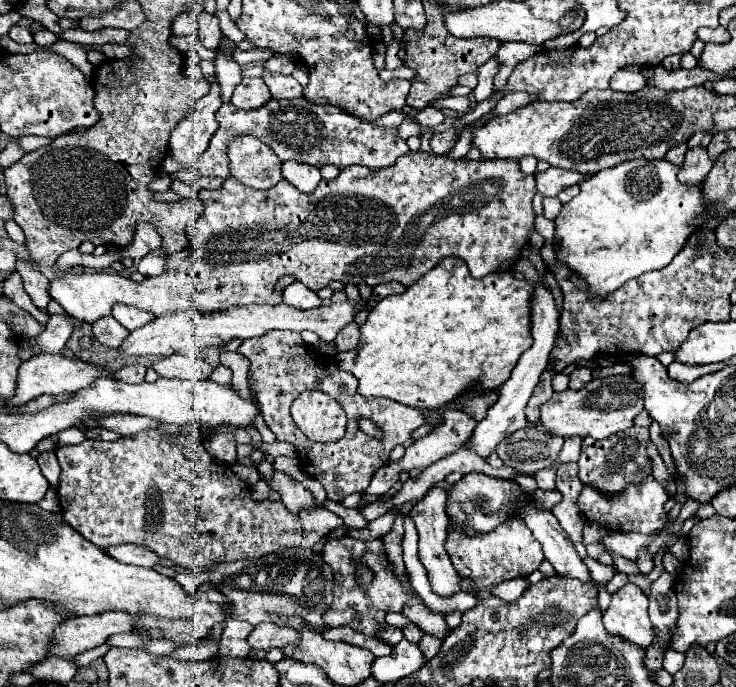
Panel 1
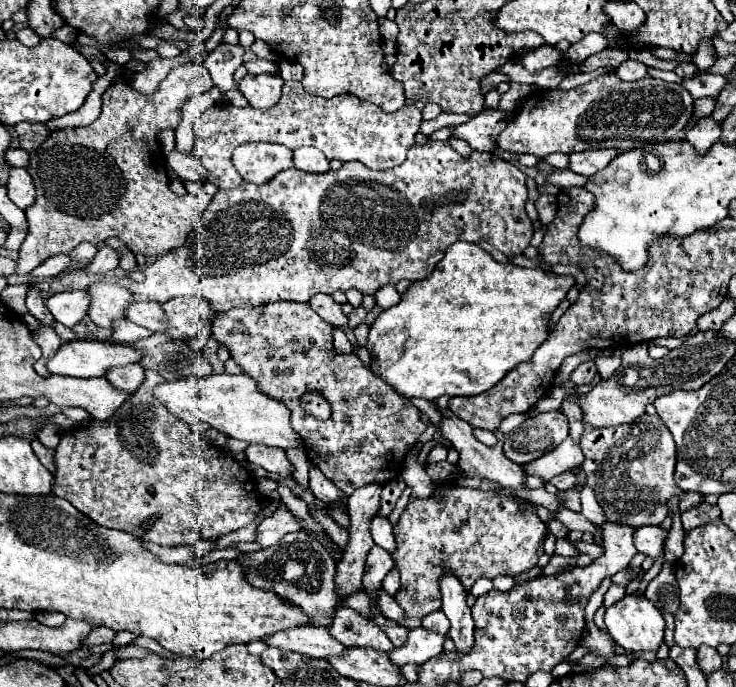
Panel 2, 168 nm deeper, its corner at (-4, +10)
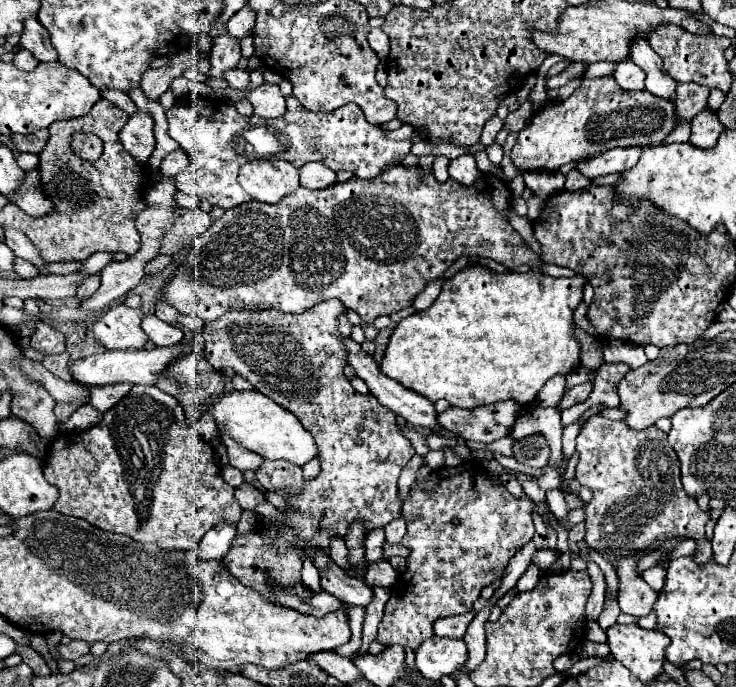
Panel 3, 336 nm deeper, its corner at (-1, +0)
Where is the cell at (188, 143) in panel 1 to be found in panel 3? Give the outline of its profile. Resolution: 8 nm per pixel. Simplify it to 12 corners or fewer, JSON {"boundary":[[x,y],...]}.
{"boundary":[[228,32],[214,38],[210,78],[238,66],[240,40]]}

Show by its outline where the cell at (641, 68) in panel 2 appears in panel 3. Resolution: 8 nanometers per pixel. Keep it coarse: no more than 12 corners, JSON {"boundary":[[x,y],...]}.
{"boundary":[[630,60],[612,76],[624,90],[644,90],[644,70]]}

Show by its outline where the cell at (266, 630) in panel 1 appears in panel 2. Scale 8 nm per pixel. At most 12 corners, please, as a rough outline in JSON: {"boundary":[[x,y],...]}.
{"boundary":[[295,626],[265,642],[313,658],[343,652],[327,628]]}

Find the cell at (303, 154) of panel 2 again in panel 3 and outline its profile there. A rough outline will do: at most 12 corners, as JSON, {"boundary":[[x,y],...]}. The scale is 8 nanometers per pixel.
{"boundary":[[308,162],[300,168],[300,186],[324,190],[336,184],[336,172]]}

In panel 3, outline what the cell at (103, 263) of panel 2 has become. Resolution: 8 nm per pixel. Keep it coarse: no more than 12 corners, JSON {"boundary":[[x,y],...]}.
{"boundary":[[100,274],[90,276],[76,292],[78,302],[86,300],[100,286]]}

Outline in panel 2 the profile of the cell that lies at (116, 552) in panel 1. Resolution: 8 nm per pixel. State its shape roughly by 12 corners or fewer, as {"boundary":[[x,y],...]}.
{"boundary":[[213,540],[195,546],[143,544],[165,564],[183,564],[205,556]]}

